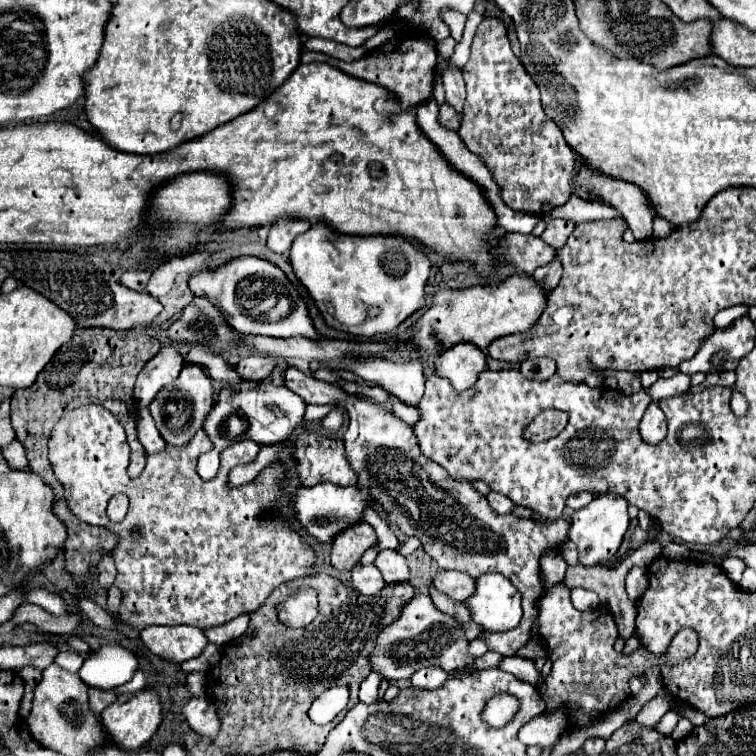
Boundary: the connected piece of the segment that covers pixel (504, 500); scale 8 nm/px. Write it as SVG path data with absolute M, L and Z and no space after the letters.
M490 492L486 498L488 498L488 504L492 506L492 510L498 512L498 514L508 514L508 512L512 512L512 508L514 508L514 504L508 500L508 496Z

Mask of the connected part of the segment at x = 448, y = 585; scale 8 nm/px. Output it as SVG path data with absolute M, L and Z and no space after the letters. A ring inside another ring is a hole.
M442 572L432 580L432 584L452 600L466 600L474 590L474 578L464 572Z

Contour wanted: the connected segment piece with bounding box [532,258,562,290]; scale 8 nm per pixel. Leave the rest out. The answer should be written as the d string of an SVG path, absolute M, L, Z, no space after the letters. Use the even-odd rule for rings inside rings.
M554 258L550 264L538 268L534 274L532 274L538 282L544 282L548 290L552 290L558 282L560 282L560 276L562 276L562 264L558 258Z

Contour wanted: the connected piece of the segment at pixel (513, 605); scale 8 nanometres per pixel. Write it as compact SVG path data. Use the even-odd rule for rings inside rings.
M484 574L484 576L480 576L476 580L476 592L464 604L472 610L474 622L478 622L480 626L484 626L490 632L506 632L506 630L512 630L522 620L520 592L502 574Z

